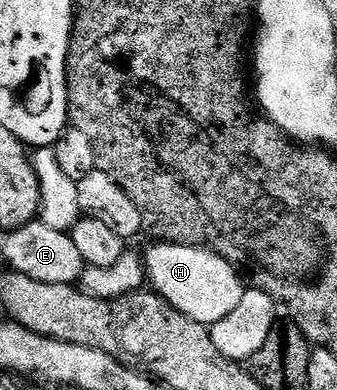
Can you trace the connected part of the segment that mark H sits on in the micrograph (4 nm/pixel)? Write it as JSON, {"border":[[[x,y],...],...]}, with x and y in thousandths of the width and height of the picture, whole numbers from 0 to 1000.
{"border":[[[457,626],[457,633],[427,651],[427,669],[442,731],[457,731],[448,733],[454,751],[510,779],[510,790],[522,790],[546,810],[614,841],[665,821],[682,800],[700,800],[718,769],[721,705],[685,672],[641,656],[623,641],[602,641],[596,631]]]}

